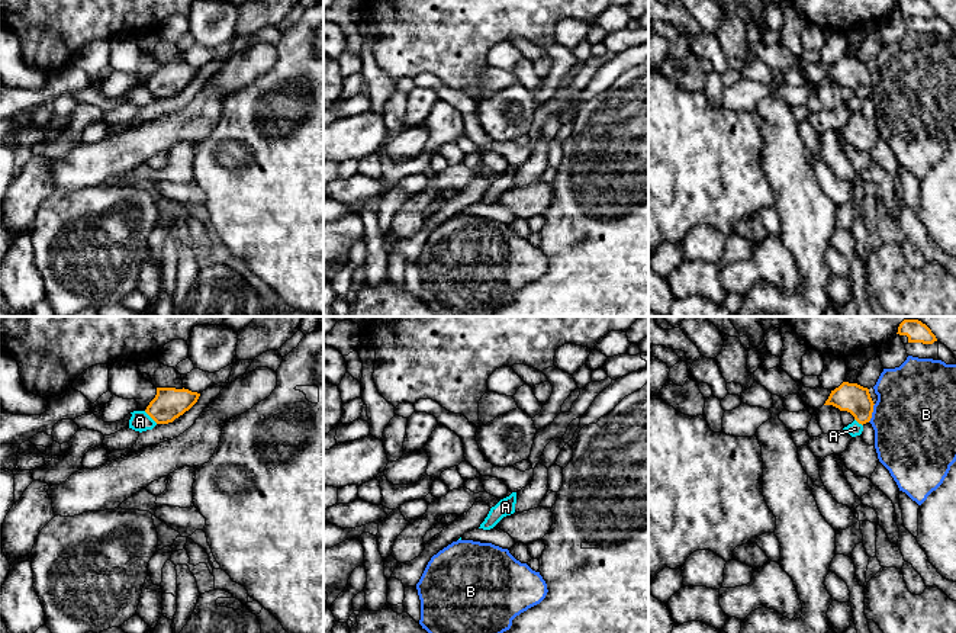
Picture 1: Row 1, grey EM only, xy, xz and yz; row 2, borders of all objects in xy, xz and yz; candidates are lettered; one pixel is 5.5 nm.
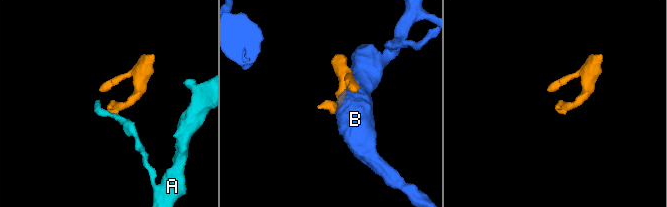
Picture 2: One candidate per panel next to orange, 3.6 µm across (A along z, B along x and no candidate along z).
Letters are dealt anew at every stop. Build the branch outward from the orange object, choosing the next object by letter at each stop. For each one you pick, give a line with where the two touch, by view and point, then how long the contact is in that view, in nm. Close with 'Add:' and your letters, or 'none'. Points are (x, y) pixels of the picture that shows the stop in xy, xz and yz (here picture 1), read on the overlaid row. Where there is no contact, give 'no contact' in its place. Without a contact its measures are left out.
Add: none

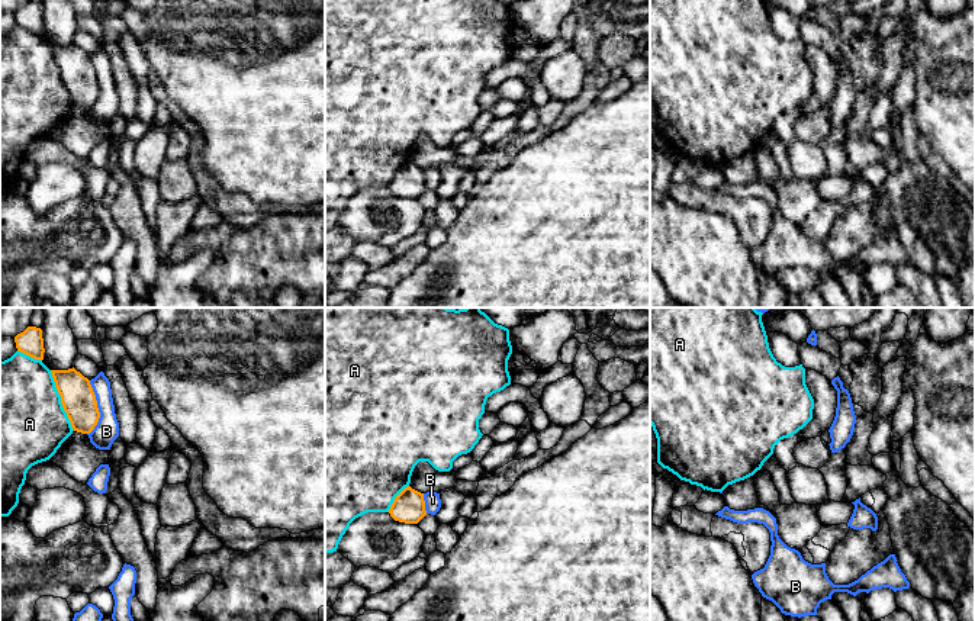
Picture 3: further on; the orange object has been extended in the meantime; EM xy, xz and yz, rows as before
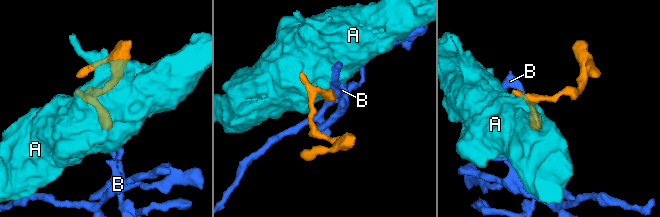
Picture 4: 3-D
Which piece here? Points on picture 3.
Add: none

